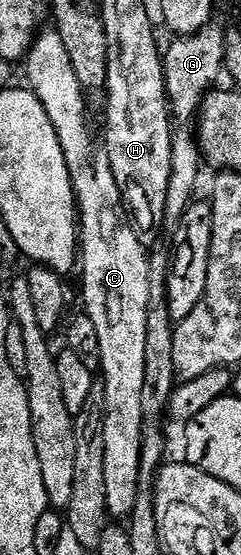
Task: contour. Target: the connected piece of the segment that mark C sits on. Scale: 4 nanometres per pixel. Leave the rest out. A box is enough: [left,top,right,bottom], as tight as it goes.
[24,27,151,519]

